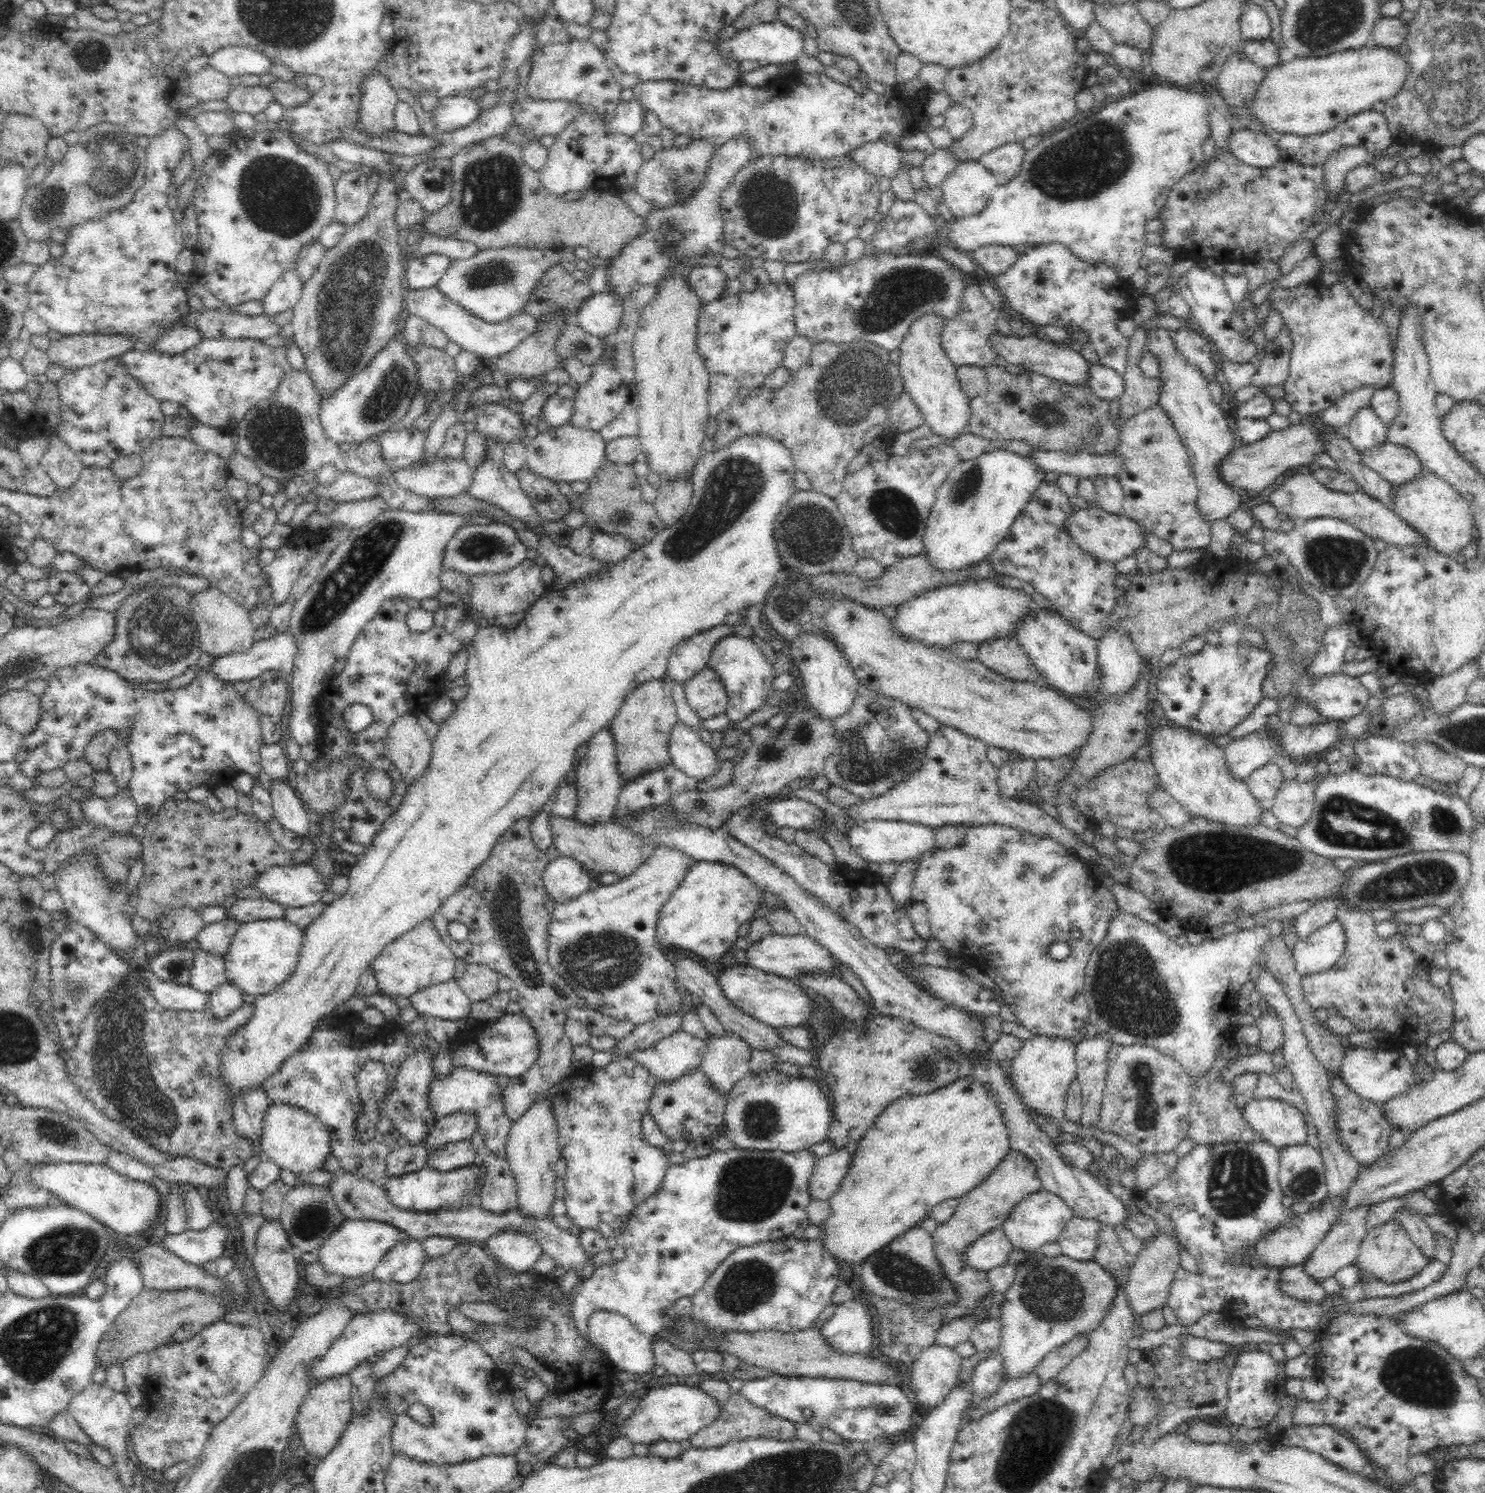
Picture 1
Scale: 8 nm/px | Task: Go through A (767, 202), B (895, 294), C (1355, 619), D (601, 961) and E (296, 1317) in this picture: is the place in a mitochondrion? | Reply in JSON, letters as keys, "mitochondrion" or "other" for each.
{"A":"mitochondrion","B":"mitochondrion","C":"other","D":"mitochondrion","E":"other"}

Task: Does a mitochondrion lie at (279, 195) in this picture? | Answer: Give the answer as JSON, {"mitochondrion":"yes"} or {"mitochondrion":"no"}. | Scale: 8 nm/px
{"mitochondrion":"yes"}

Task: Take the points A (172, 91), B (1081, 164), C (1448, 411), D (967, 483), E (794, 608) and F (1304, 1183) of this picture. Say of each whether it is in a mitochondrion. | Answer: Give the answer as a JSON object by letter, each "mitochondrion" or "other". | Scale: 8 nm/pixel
{"A":"other","B":"mitochondrion","C":"other","D":"mitochondrion","E":"mitochondrion","F":"mitochondrion"}

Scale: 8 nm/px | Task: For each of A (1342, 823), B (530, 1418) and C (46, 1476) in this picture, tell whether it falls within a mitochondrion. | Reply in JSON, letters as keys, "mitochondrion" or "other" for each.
{"A":"mitochondrion","B":"other","C":"other"}

